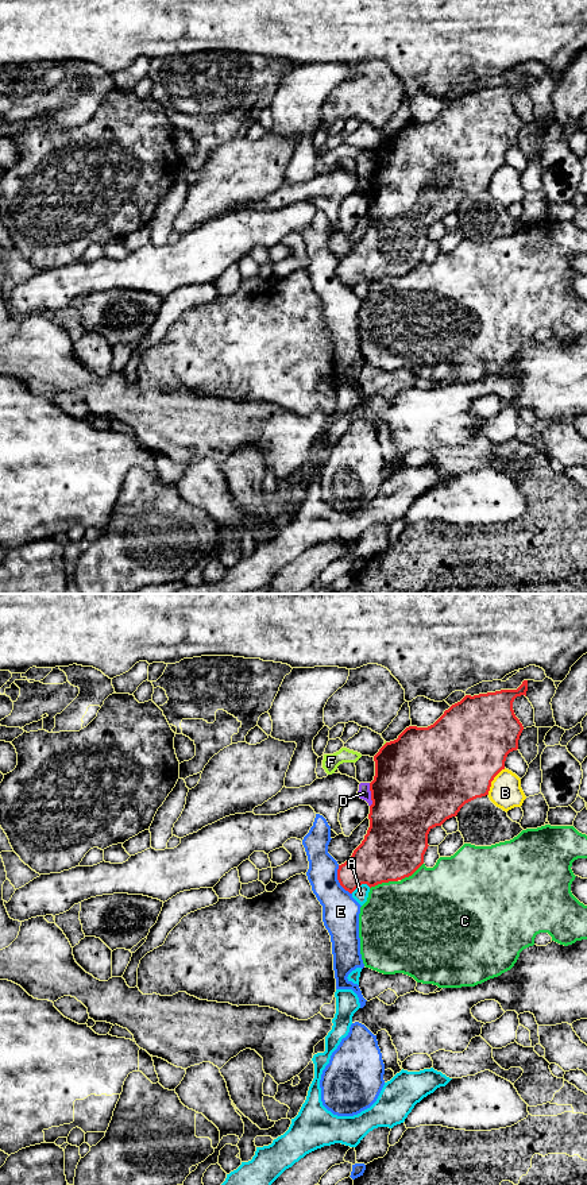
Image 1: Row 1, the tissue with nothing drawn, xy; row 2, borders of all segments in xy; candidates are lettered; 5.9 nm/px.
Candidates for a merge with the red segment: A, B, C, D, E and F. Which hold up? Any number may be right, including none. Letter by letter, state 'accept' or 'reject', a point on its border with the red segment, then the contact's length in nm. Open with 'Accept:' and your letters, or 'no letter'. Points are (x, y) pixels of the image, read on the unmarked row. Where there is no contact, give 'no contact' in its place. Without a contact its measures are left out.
Accept: no letter
A: reject; contact xy (360, 280); length 120 nm
B: reject; contact xy (493, 174); length 190 nm
C: reject; contact xy (383, 277); length 180 nm
D: reject; contact xy (371, 190); length 140 nm
E: reject; contact xy (338, 274); length 190 nm
F: reject; contact xy (385, 139); length 30 nm

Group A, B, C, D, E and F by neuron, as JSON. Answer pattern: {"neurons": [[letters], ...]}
{"neurons": [["A"], ["B"], ["C"], ["D"], ["E"], ["F"]]}

